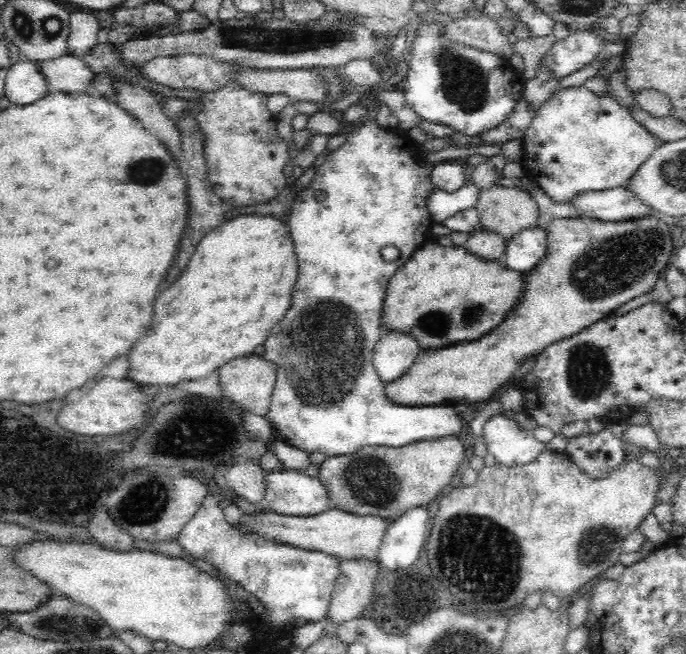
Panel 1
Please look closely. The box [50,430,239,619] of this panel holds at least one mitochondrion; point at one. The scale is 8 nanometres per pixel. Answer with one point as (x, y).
(151, 518)

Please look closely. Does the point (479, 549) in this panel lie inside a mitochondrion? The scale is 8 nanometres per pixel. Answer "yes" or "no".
yes

